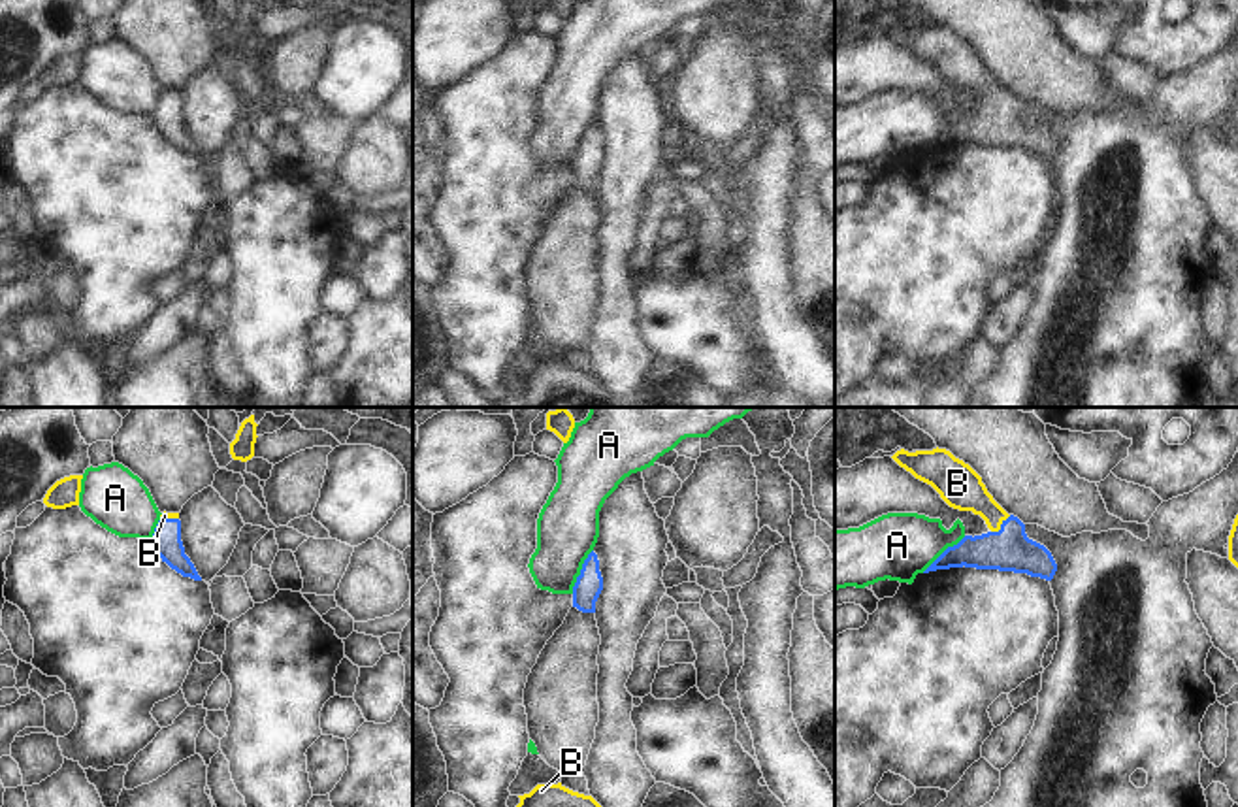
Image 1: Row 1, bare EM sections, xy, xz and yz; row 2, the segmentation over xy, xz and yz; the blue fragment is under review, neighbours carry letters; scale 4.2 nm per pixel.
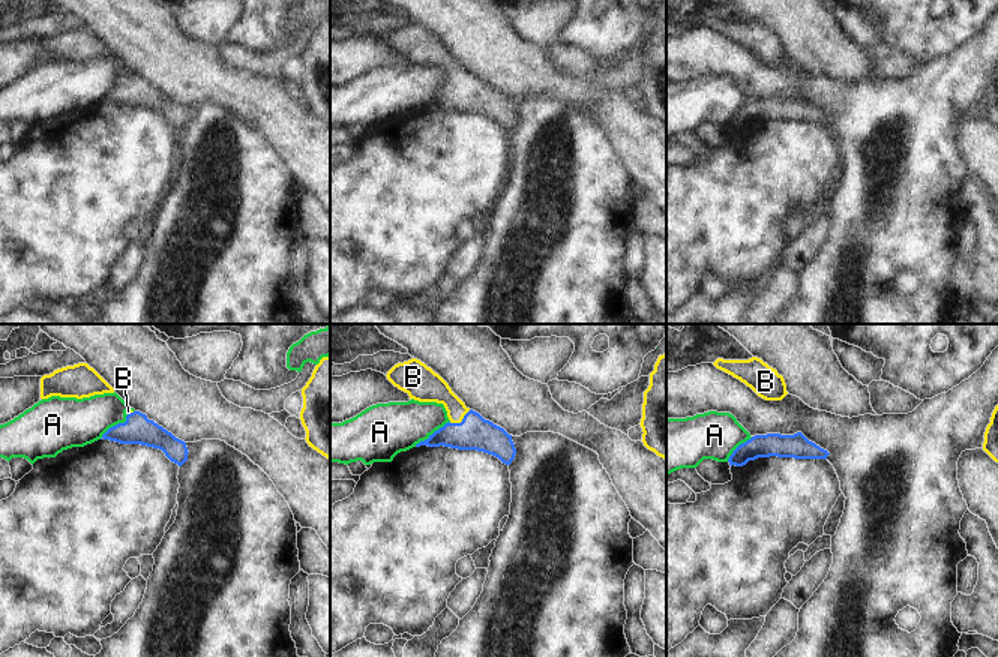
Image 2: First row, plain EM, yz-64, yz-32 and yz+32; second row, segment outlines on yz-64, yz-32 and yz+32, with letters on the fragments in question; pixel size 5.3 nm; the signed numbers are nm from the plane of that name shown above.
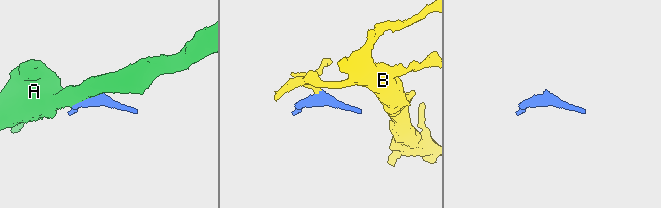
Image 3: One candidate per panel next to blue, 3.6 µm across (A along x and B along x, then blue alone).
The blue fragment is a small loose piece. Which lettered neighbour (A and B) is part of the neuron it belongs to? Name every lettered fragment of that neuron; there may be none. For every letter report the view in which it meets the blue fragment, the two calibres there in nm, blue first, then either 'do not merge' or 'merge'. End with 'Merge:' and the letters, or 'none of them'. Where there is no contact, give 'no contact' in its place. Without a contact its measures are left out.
A: meets blue in xz; 120 nm thick on the blue side, 260 nm on the other; do not merge
B: meets blue in yz; 190 nm thick on the blue side, 180 nm on the other; merge
Merge: B

